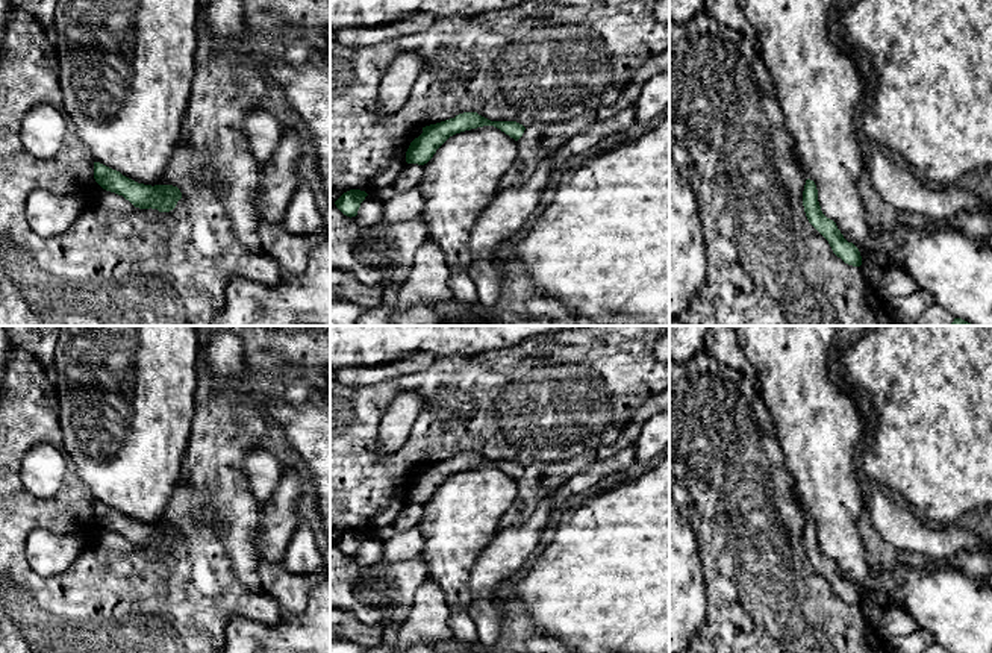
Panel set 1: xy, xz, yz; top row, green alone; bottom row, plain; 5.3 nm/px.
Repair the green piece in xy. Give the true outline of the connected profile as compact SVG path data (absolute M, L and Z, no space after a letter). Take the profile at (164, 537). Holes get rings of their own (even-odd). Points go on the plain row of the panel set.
M94 501L94 518L103 529L123 535L139 548L170 551L182 538L177 526L138 523L100 501Z

